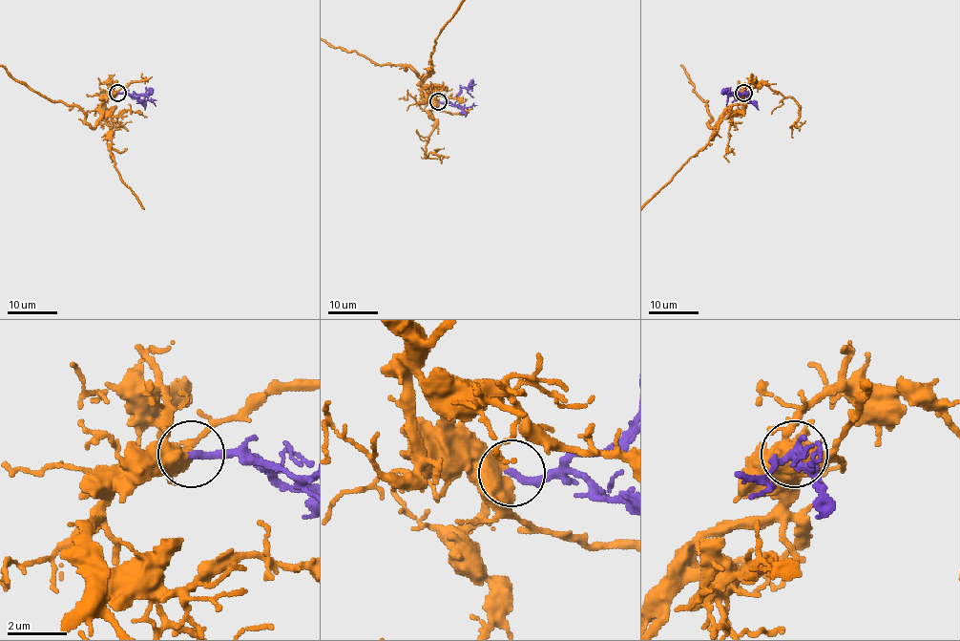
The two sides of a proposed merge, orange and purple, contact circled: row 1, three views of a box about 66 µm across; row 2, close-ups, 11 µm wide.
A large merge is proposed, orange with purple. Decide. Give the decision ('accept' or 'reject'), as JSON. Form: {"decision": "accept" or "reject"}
{"decision": "accept"}

